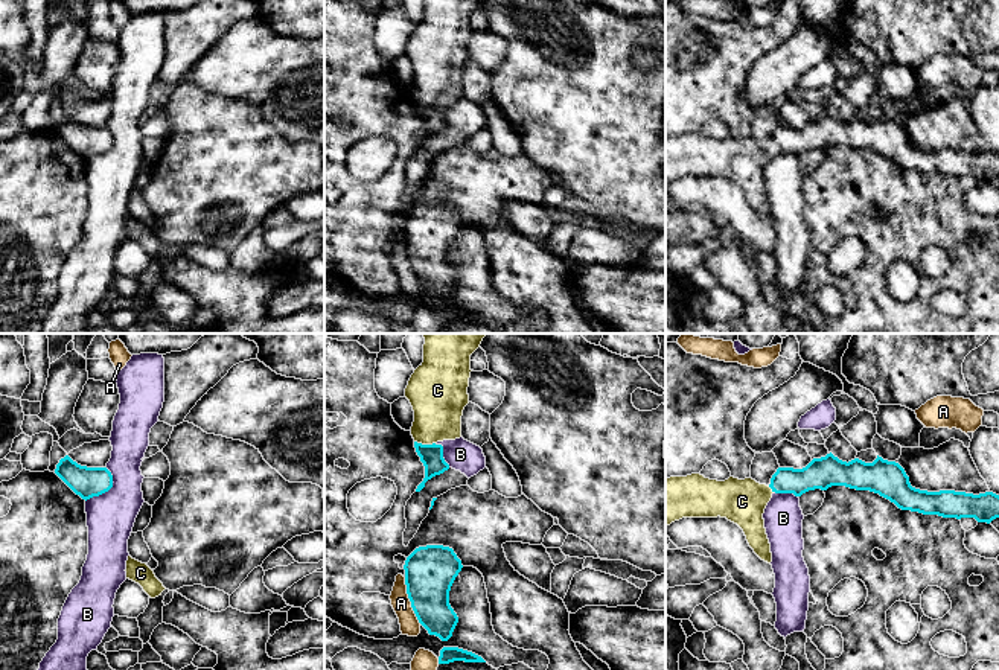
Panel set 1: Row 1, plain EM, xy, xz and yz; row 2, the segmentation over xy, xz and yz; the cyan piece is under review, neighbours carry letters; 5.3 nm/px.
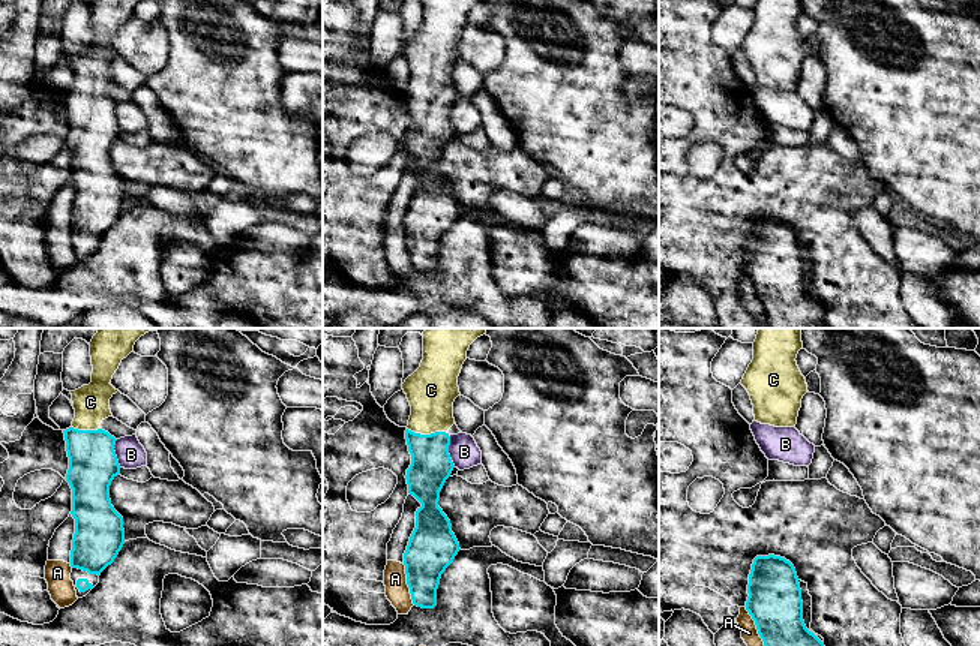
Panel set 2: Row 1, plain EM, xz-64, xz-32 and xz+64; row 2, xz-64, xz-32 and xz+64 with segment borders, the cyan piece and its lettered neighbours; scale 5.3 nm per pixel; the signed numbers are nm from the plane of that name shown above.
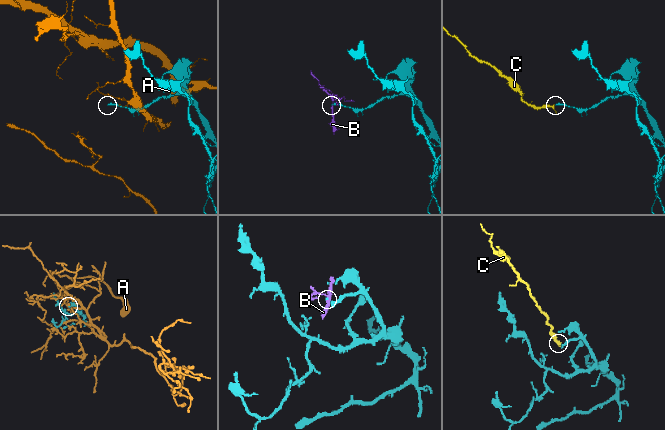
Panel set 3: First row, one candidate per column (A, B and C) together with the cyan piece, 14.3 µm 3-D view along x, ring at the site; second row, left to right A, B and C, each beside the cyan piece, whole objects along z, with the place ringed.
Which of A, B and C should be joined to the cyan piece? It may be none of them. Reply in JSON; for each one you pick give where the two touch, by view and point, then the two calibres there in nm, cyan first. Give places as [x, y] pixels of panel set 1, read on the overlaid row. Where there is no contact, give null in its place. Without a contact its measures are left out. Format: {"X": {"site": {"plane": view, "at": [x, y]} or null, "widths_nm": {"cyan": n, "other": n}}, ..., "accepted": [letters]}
{"C": {"site": {"plane": "xz", "at": [425, 445]}, "widths_nm": {"cyan": 120, "other": 280}}, "accepted": ["C"]}

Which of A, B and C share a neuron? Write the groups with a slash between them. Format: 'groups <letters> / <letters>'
groups A / B / C

